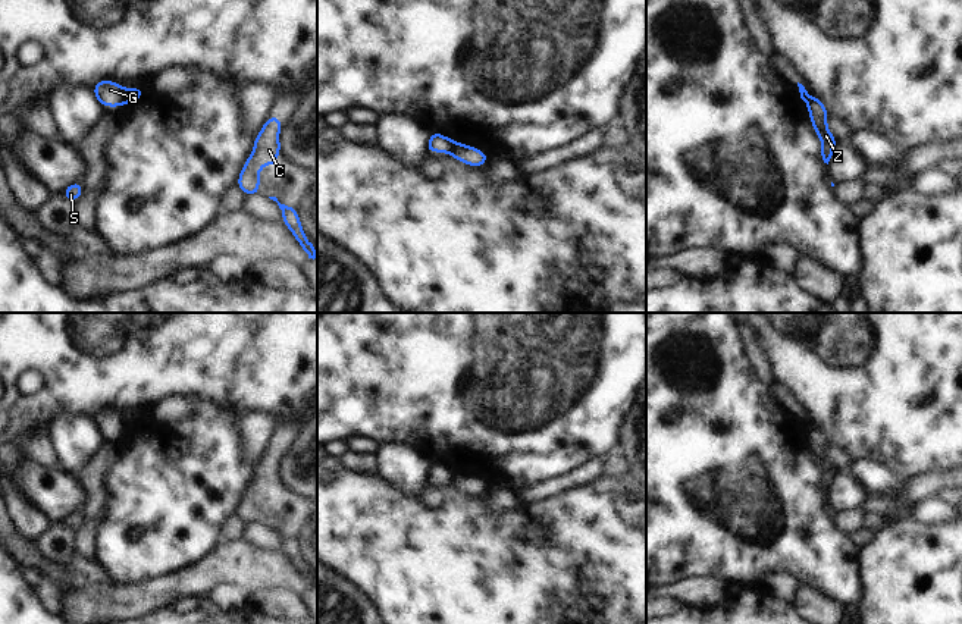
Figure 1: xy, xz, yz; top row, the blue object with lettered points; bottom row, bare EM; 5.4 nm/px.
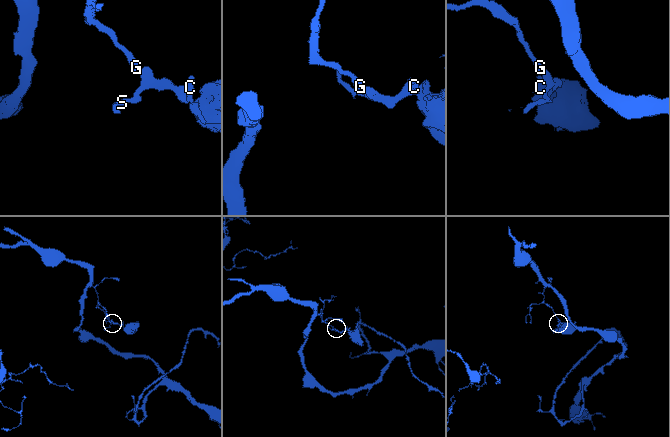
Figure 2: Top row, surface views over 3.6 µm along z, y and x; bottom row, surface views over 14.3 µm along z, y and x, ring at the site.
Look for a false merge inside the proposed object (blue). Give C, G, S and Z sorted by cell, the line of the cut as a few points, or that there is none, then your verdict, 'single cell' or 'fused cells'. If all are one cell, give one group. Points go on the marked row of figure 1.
groups C S Z / G; cut xy (129, 91), (125, 102); fused cells

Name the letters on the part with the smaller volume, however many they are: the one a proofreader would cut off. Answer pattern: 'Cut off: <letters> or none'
Cut off: C, S, Z

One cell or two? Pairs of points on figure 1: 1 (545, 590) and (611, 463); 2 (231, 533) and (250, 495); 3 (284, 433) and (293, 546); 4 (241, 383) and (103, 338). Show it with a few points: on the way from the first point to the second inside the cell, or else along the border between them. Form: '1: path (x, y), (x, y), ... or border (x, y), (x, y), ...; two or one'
1: border (602, 474), (619, 477); two
2: border (235, 513), (246, 523); two
3: path (270, 461), (270, 498), (291, 519); one
4: path (207, 350), (197, 339), (137, 339); one

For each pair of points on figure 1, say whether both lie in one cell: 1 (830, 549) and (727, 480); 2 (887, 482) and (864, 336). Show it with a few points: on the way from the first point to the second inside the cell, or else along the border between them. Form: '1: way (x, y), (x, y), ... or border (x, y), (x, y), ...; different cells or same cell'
1: way (805, 542), (787, 526), (771, 524), (752, 505); same cell
2: border (855, 458), (873, 458), (906, 480); different cells

